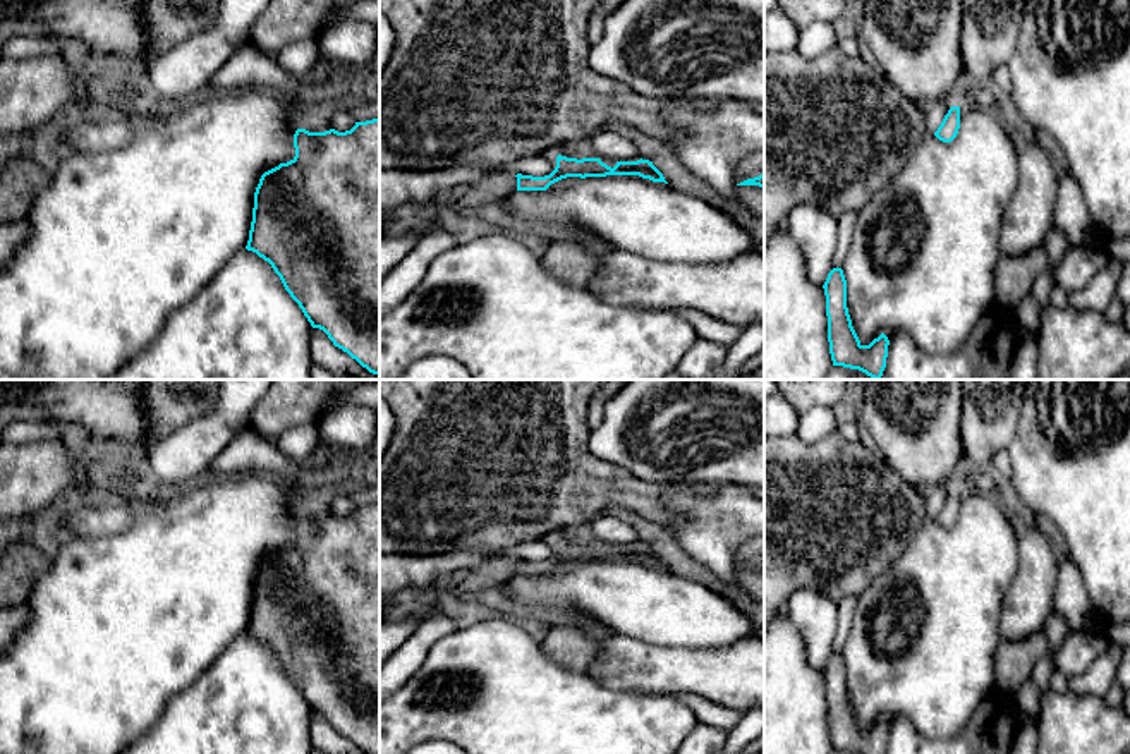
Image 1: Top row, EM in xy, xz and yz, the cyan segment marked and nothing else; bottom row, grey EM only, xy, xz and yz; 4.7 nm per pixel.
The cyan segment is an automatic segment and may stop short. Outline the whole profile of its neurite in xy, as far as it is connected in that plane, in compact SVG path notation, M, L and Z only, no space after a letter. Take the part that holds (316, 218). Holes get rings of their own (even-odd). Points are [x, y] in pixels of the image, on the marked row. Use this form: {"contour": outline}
{"contour": "M380 119L355 122L350 131L335 129L309 132L297 129L294 134L295 156L264 172L254 192L252 222L246 249L268 261L280 277L285 290L299 304L313 328L323 330L335 347L347 352L369 373L380 376Z"}

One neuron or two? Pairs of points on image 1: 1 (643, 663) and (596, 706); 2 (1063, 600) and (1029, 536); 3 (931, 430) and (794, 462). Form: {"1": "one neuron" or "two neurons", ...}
{"1": "two neurons", "2": "two neurons", "3": "two neurons"}

